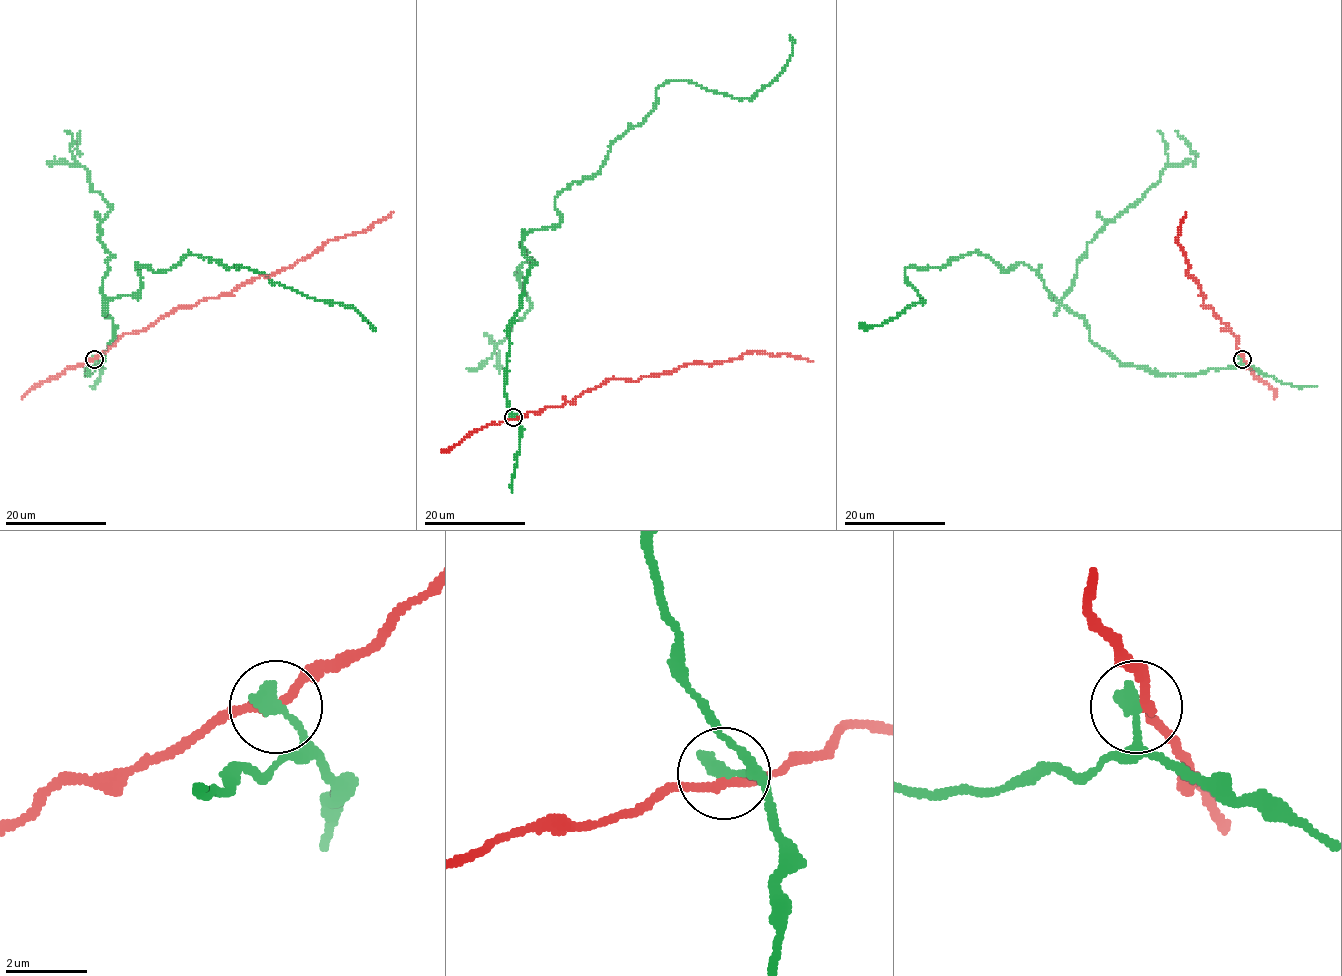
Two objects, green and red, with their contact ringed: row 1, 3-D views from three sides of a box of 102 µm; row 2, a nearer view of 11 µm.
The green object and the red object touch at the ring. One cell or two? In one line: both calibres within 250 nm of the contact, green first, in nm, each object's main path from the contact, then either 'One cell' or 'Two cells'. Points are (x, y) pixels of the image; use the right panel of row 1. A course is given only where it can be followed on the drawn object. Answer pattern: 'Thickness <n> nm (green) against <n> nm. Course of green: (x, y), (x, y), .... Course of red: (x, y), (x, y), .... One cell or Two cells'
Thickness 400 nm (green) against 200 nm. Course of green: (1242, 359), (1192, 374), (1122, 365), (1034, 271), (975, 252), (911, 265), (923, 301), (860, 324). Course of red: (1243, 359), (1238, 339), (1210, 307), (1202, 306), (1197, 282), (1186, 273), (1183, 249), (1176, 240), (1186, 211). Two cells

